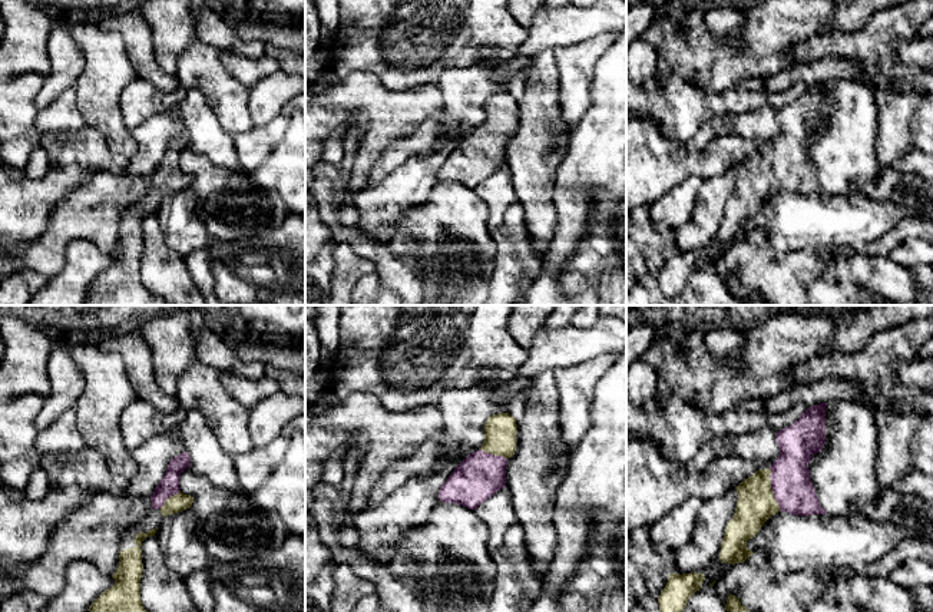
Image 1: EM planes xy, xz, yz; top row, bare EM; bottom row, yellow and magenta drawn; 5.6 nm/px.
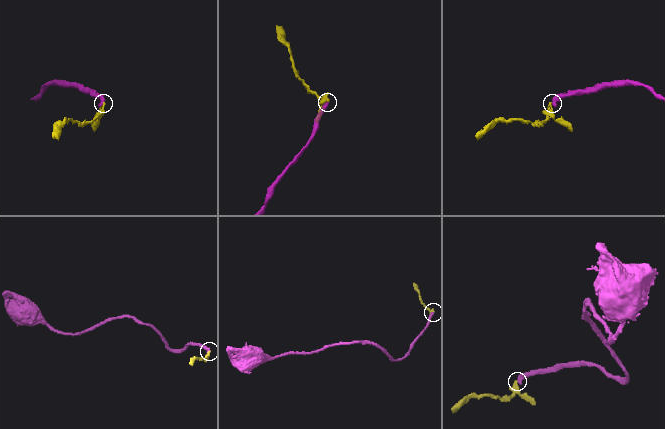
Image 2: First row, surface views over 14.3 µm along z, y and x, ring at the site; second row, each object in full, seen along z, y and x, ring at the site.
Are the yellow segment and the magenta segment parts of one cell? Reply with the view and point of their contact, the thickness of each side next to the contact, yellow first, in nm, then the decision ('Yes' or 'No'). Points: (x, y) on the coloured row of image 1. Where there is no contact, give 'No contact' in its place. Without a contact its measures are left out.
Touches yellow at yz (771, 490). Thickness 220 nm (yellow) against 220 nm. Yes

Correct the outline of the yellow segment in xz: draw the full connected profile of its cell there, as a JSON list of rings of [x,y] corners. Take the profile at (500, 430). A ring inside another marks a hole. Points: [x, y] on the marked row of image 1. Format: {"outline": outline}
{"outline": [[[509,413],[493,414],[484,423],[484,441],[477,451],[469,454],[440,487],[439,497],[444,503],[456,503],[476,510],[497,490],[506,487],[507,459],[516,451],[516,419]]]}

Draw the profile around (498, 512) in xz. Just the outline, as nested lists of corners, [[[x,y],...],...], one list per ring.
[[[506,487],[497,490],[474,513],[489,529],[487,549],[490,555],[497,553],[504,545],[507,529],[517,523],[509,490]]]

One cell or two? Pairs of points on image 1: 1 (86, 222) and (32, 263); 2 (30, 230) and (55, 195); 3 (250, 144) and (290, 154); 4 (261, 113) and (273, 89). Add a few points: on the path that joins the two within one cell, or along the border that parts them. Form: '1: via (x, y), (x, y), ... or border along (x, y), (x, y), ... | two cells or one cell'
1: via (70, 222), (40, 247) | one cell
2: via (30, 221), (46, 204) | one cell
3: border along (290, 119), (290, 126), (280, 142), (250, 172) | two cells
4: via (262, 108), (271, 95) | one cell

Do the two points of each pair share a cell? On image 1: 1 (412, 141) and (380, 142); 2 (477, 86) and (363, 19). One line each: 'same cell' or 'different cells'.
1: different cells
2: different cells

